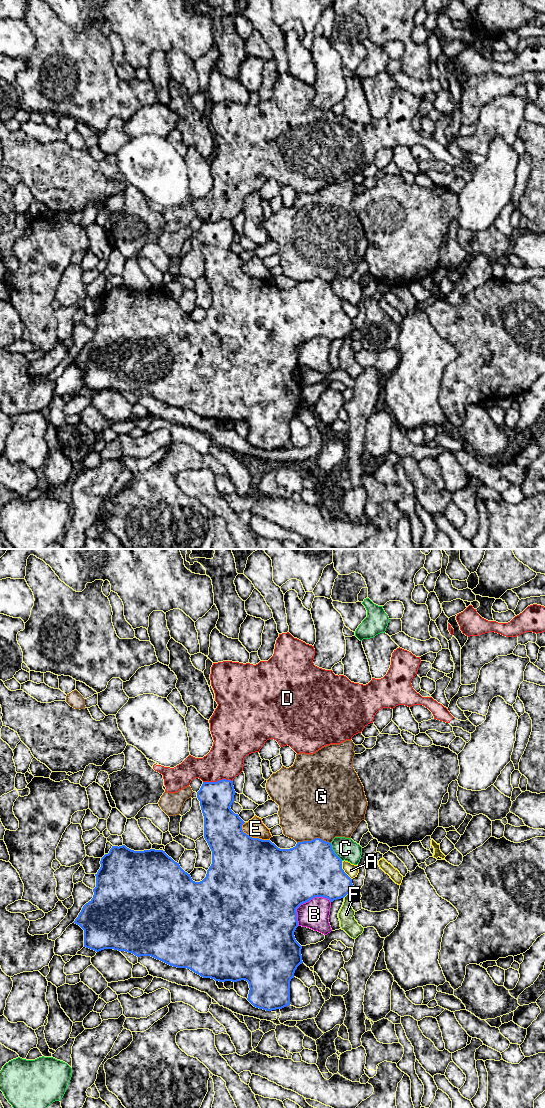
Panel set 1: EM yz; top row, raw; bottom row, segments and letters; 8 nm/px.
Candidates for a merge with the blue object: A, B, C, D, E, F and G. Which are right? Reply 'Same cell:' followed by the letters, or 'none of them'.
Same cell: none of them

